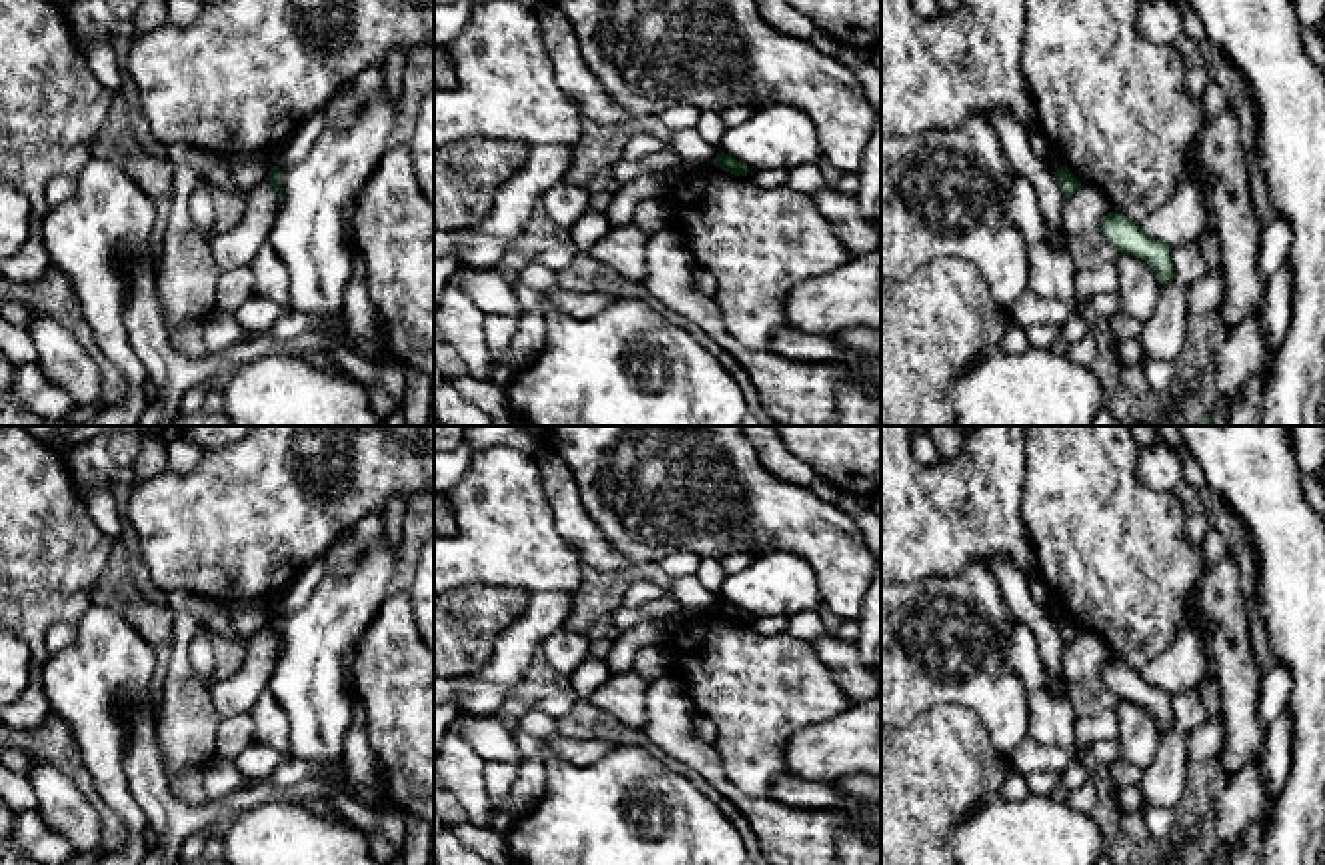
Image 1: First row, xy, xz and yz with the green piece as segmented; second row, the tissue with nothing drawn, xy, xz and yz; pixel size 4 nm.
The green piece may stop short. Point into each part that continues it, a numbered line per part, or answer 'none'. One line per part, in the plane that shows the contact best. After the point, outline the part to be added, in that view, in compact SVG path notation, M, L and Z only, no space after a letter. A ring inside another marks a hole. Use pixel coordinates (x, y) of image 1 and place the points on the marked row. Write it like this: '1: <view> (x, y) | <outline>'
none

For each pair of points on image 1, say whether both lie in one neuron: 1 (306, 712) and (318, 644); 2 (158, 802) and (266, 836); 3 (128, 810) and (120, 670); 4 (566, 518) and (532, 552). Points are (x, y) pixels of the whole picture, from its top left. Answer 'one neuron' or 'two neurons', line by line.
1: one neuron
2: two neurons
3: one neuron
4: two neurons

